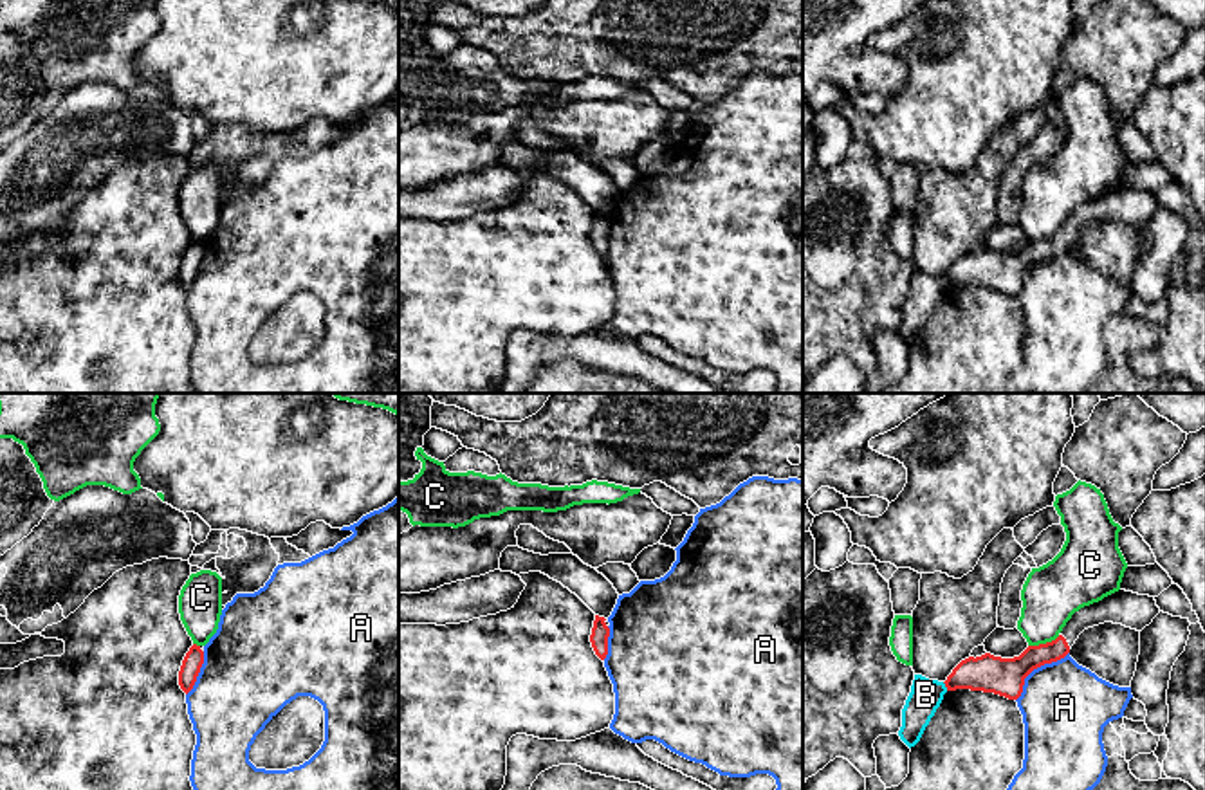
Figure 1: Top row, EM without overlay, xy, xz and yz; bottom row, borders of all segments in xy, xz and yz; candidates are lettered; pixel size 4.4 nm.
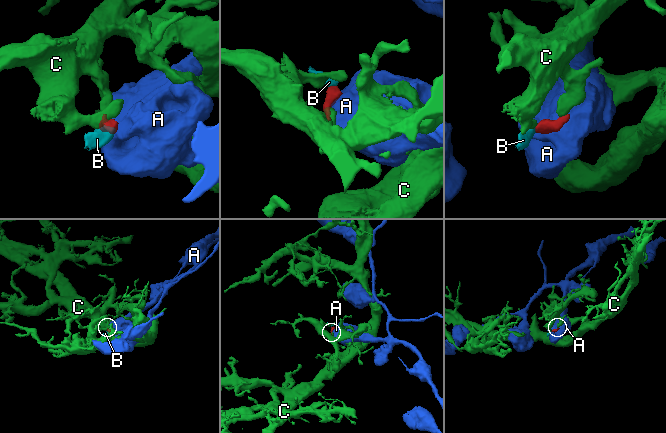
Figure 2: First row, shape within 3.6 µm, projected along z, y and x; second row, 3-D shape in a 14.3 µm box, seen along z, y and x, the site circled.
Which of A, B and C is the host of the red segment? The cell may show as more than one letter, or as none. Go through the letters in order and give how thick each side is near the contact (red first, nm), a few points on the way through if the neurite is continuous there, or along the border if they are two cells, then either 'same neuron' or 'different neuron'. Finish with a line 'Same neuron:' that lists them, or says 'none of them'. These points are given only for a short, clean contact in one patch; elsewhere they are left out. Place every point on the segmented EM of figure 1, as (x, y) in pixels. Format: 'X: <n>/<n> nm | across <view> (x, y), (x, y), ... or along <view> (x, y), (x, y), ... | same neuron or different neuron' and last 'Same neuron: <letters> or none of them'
A: 170/380 nm | different neuron
B: 170/150 nm | along yz (942, 682), (947, 689) | different neuron
C: 170/260 nm | along yz (1059, 635), (1029, 646) | different neuron
Same neuron: none of them

